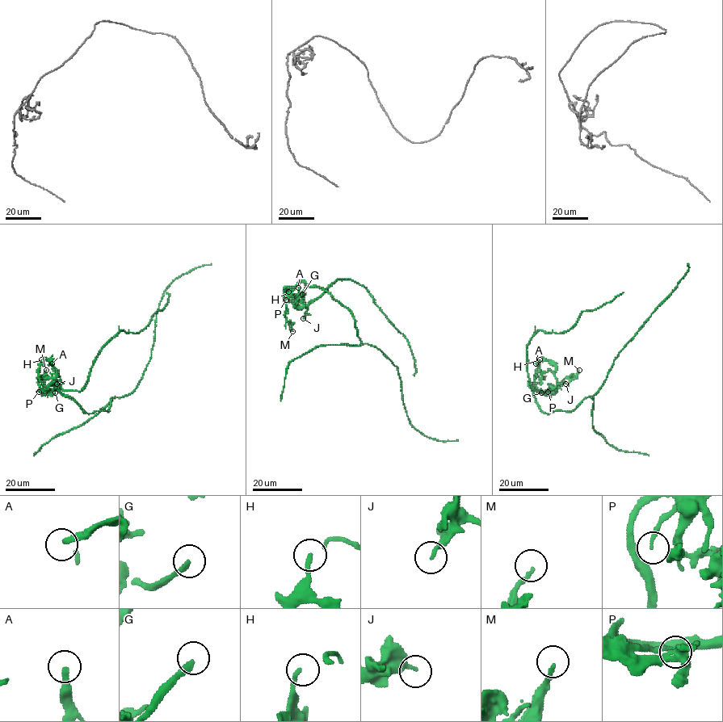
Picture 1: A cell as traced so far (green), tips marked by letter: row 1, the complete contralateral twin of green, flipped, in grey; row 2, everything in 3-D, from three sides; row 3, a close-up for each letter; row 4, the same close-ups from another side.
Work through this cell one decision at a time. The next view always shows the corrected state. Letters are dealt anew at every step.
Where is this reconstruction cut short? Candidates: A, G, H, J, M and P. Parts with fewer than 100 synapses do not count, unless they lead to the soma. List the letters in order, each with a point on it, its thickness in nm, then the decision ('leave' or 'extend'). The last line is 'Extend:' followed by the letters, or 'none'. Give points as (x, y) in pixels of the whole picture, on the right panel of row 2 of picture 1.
A: at (535, 363); 280 nm thick; leave
G: at (541, 392); 280 nm thick; leave
H: at (540, 359); 200 nm thick; leave
J: at (565, 384); 200 nm thick; leave
M: at (579, 370); 190 nm thick; leave
P: at (548, 392); 180 nm thick; leave
Extend: none

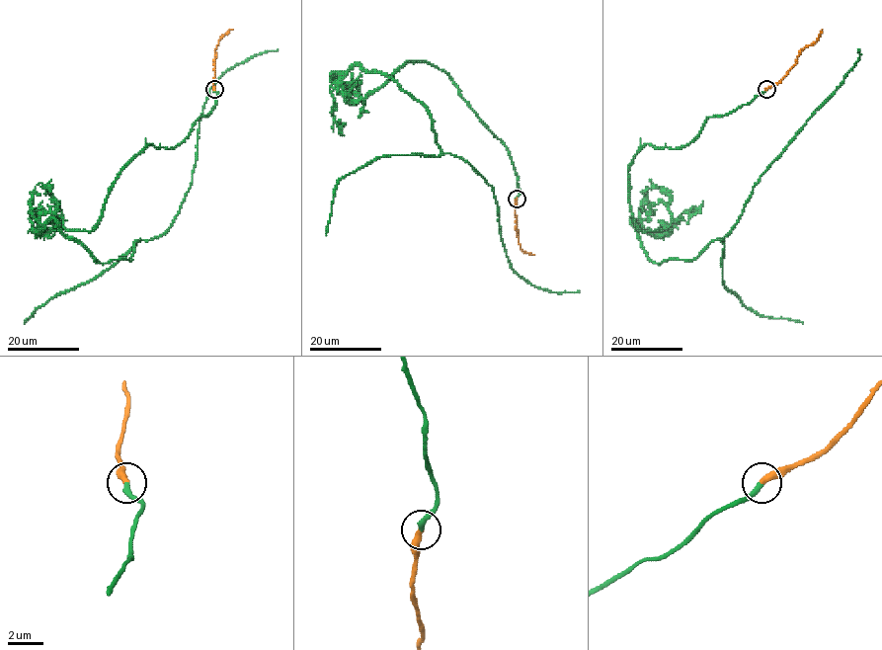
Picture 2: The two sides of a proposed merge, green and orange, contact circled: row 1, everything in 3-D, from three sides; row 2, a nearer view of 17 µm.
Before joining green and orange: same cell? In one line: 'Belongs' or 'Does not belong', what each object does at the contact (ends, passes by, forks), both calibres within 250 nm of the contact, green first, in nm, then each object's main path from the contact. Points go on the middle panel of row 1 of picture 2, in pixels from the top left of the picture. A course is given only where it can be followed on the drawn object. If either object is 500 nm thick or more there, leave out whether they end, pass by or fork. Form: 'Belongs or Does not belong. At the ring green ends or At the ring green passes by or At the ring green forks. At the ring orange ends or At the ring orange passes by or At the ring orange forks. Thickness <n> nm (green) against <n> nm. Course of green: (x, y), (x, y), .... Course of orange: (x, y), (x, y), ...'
Belongs. At the ring green ends. At the ring orange ends. Thickness 320 nm (green) against 360 nm. Course of green: (517, 199), (445, 72), (409, 60), (356, 102), (342, 77), (425, 106), (492, 188), (511, 268), (580, 290). Course of orange: (517, 199), (520, 248), (534, 254)

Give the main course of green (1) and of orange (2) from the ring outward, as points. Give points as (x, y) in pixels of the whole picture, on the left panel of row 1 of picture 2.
1: (214, 89), (90, 231), (40, 235), (107, 263), (164, 234), (209, 89), (278, 49)
2: (214, 89), (218, 41), (232, 30)

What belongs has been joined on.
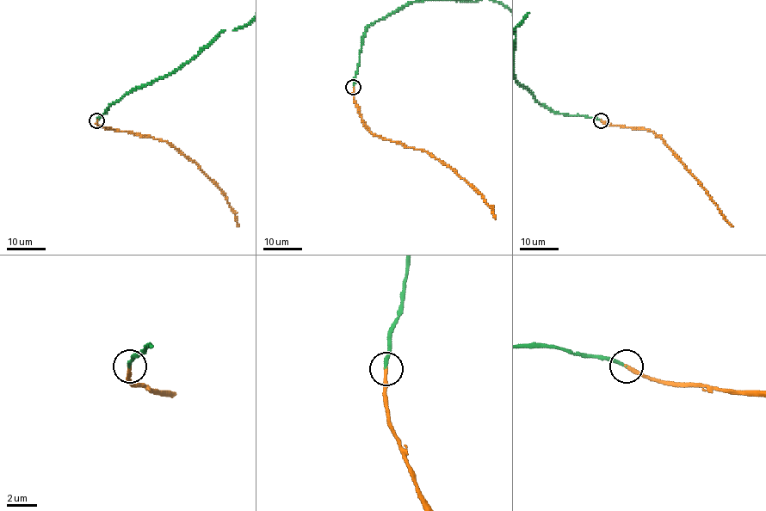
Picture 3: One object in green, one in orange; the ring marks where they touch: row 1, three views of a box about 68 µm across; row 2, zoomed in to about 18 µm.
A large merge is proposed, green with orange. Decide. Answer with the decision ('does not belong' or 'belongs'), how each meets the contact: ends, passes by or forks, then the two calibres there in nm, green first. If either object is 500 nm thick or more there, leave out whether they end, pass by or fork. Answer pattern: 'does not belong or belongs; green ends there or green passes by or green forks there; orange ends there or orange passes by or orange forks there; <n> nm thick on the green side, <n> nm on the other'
belongs; green ends there; orange ends there; 200 nm thick on the green side, 240 nm on the other

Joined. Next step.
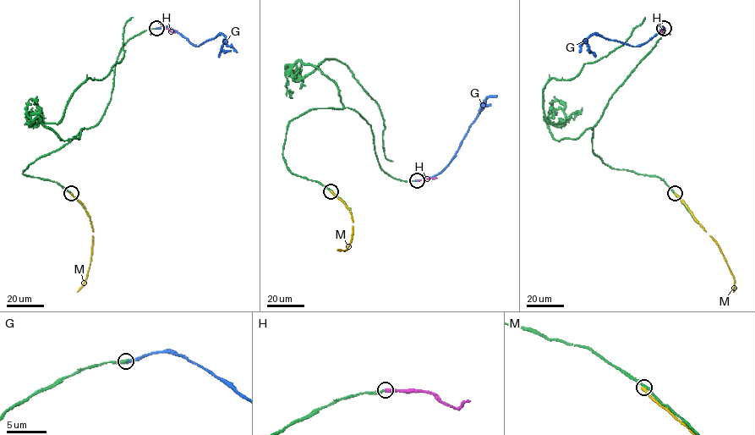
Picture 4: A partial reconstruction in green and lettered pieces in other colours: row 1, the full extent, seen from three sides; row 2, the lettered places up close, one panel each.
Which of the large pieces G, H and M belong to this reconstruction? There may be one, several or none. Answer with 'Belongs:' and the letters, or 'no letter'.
Belongs: H

